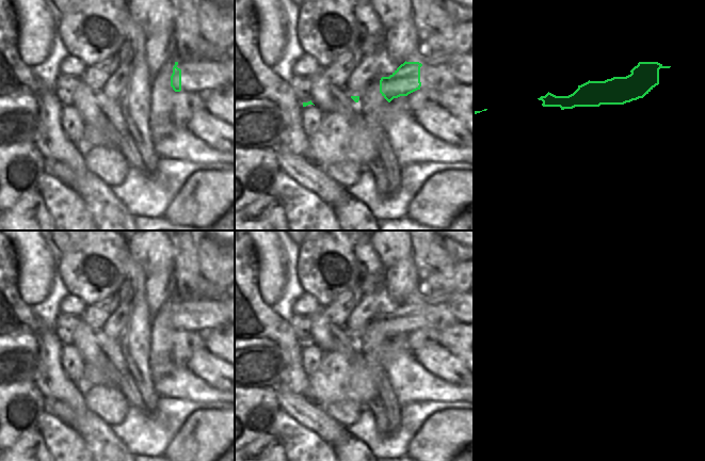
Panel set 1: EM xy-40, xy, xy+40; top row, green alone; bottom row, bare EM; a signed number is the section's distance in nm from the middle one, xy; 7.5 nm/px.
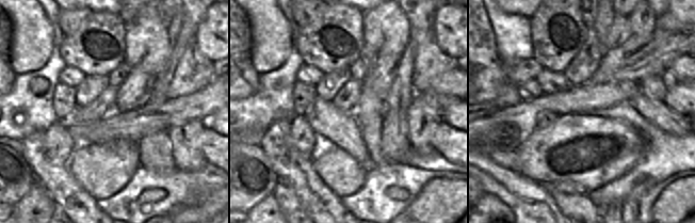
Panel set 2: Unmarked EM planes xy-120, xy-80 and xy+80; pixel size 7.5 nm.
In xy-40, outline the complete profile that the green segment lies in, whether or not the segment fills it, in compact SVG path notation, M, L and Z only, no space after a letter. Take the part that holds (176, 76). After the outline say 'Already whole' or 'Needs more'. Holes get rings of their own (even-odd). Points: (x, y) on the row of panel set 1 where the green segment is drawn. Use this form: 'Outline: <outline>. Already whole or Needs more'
Outline: M175 62L173 74L171 76L171 86L175 92L181 91L181 69L177 67L178 62Z. Already whole.

